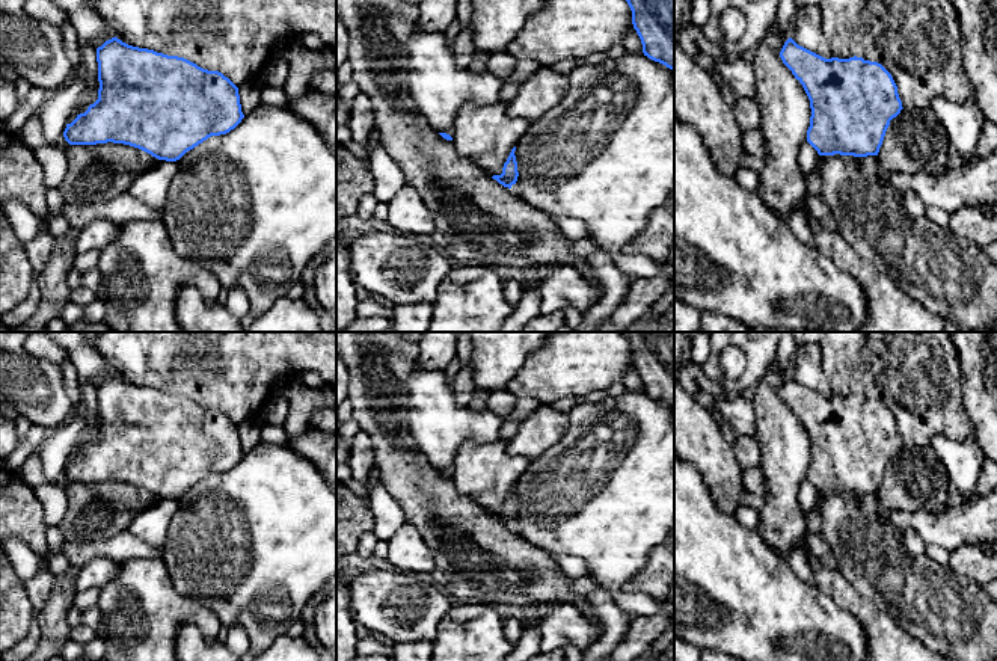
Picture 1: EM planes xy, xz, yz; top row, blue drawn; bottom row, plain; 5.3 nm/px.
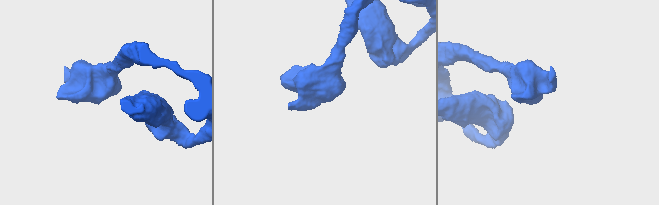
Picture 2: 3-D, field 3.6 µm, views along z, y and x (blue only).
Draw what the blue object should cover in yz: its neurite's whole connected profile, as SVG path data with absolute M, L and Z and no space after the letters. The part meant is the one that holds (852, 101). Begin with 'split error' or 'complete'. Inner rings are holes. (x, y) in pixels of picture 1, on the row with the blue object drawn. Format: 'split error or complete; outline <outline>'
complete; outline M792 38L784 42L780 57L810 100L807 142L818 154L878 155L890 121L903 109L891 74L881 63L857 56L825 59L798 45Z

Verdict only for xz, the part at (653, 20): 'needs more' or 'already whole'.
already whole

